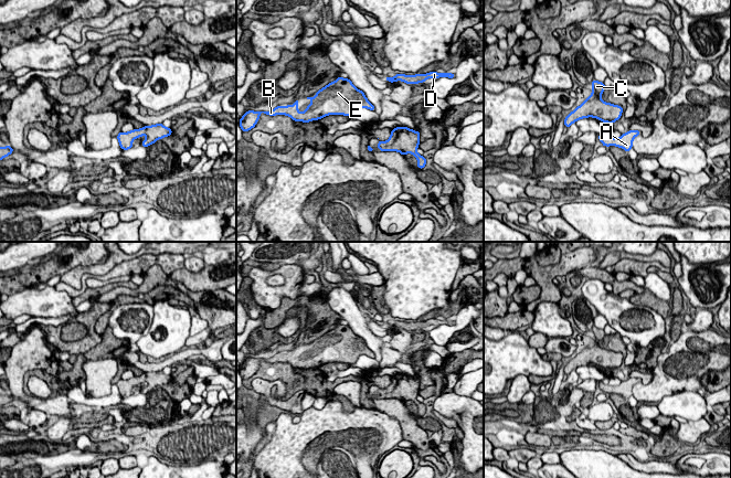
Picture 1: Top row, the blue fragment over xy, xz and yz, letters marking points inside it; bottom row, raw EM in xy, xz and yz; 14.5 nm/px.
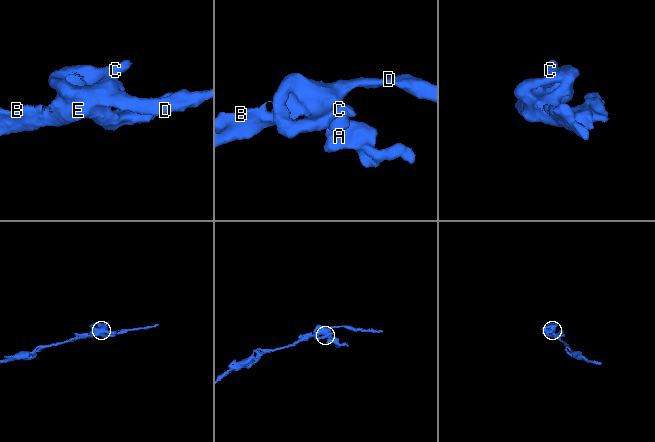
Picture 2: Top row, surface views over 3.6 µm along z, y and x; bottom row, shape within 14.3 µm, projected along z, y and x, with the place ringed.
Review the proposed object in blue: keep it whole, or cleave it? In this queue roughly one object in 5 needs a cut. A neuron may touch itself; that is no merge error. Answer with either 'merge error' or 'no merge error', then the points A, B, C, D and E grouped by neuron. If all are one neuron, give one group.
no merge error; groups A B C D E

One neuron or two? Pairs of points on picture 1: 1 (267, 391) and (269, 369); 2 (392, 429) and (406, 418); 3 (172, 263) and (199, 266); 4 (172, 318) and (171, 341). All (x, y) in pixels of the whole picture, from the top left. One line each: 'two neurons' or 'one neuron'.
1: two neurons
2: two neurons
3: two neurons
4: one neuron

